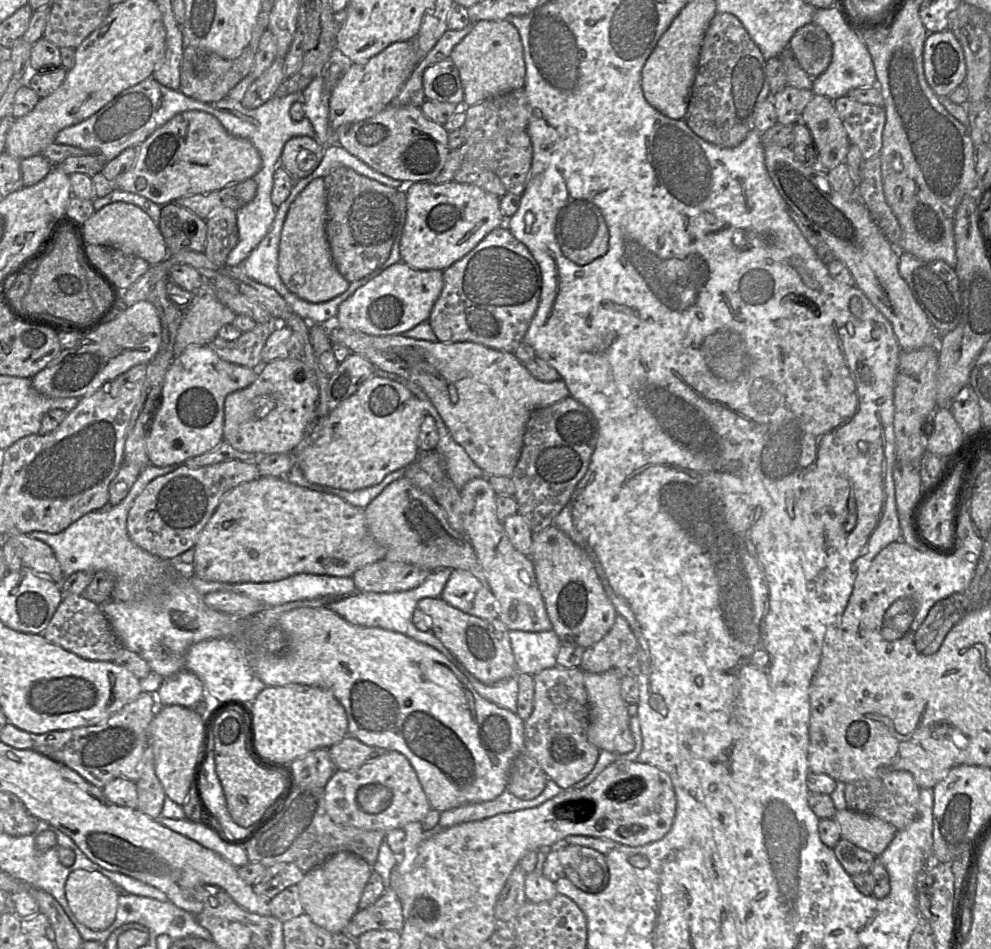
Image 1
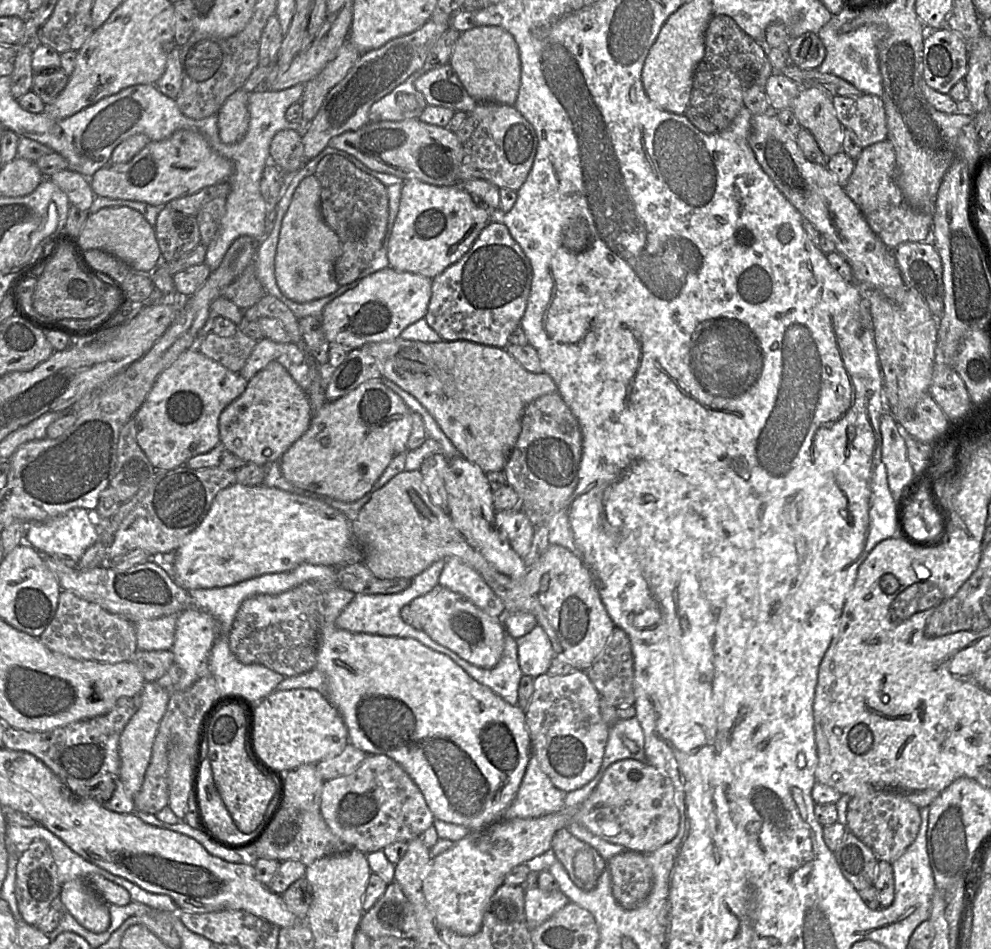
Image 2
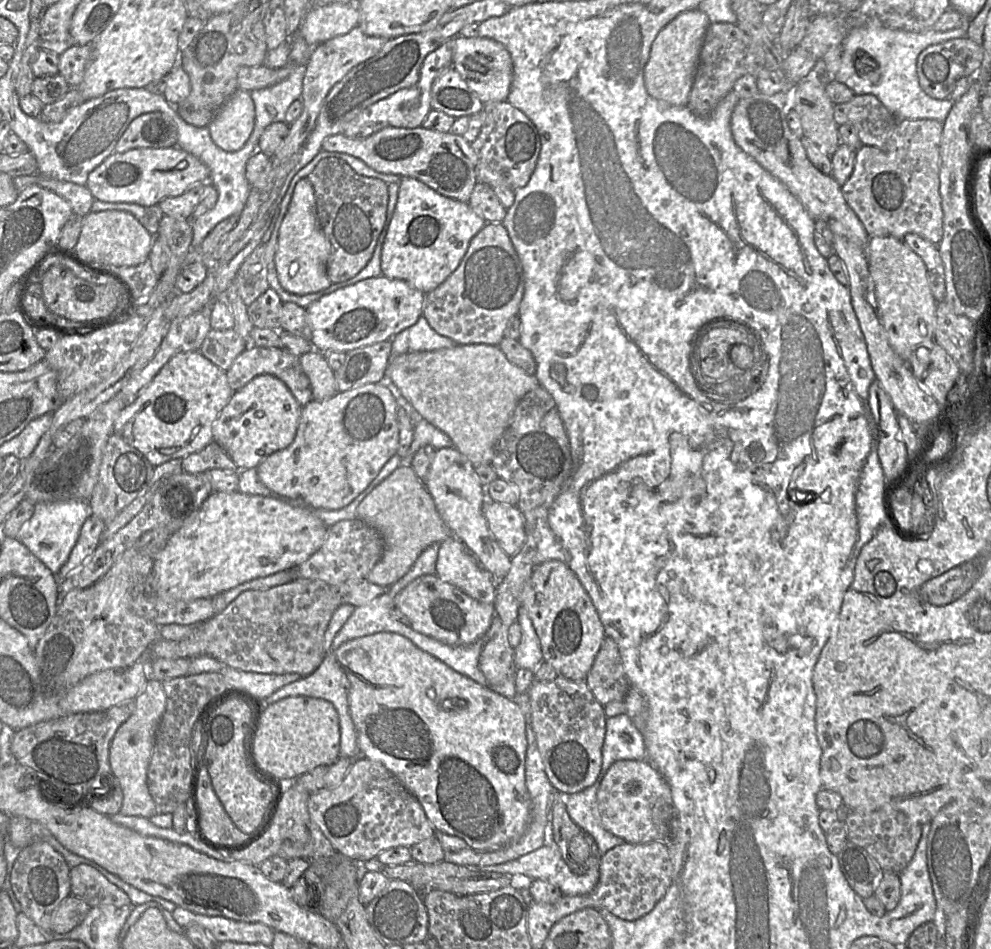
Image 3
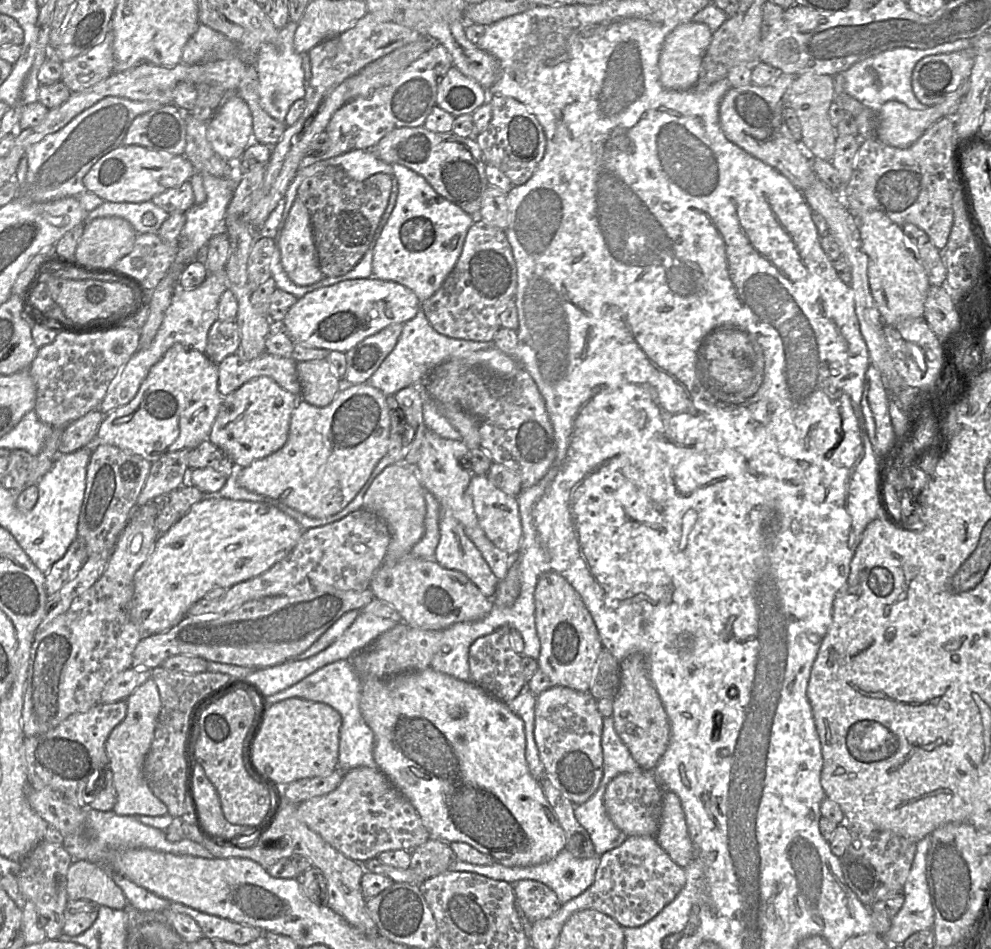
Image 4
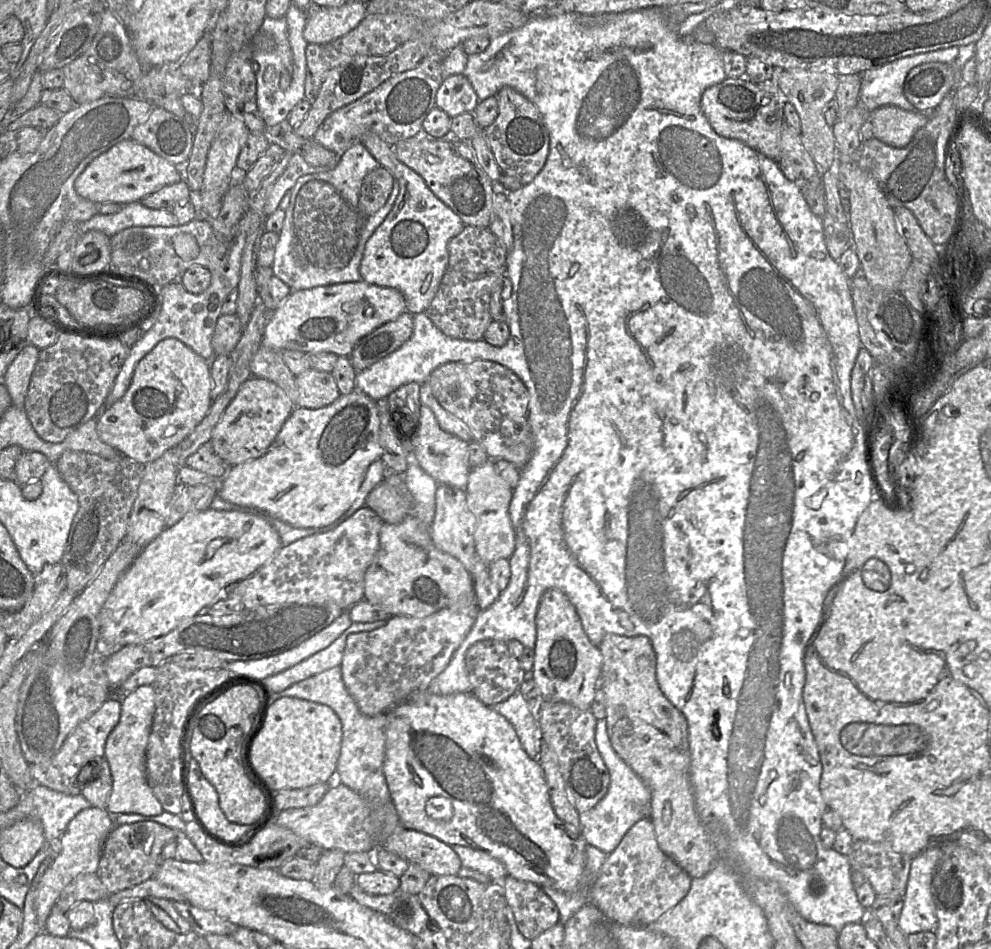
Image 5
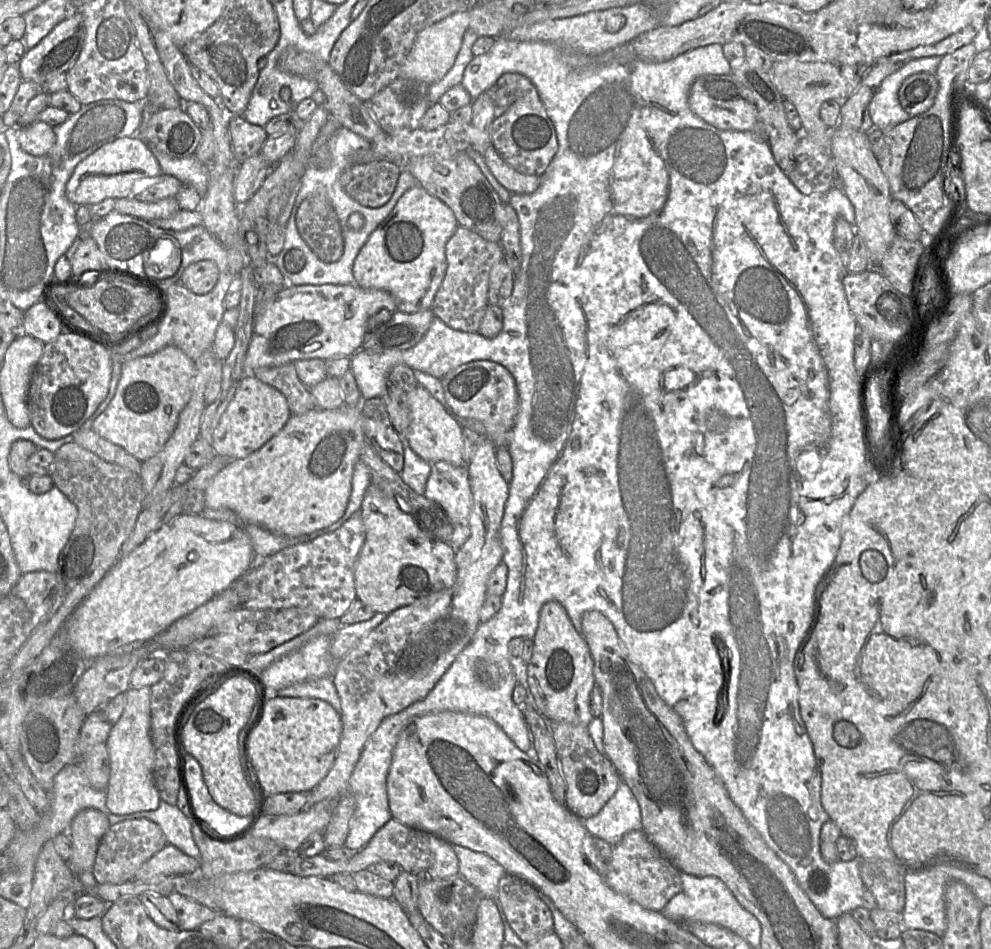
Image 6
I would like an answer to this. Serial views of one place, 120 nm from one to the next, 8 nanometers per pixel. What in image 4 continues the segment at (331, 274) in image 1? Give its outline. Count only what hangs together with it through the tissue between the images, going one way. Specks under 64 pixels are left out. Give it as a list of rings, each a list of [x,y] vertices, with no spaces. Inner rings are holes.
[[[297,196],[275,241],[280,250],[282,267],[293,283],[308,286],[325,277],[316,258],[309,212]]]

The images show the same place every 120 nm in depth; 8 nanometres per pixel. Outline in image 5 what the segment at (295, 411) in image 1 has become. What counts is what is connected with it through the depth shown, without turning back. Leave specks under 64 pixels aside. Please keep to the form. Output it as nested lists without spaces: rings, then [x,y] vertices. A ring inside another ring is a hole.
[[[251,377],[242,384],[215,426],[210,442],[214,452],[228,465],[262,456],[272,445],[296,406],[282,388],[264,378]]]

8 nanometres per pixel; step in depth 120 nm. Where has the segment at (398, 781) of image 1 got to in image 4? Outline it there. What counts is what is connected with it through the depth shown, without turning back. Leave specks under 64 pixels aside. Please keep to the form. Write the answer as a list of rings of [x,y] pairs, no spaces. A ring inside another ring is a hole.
[[[357,767],[345,772],[334,791],[298,804],[296,815],[333,848],[358,863],[389,850],[411,852],[430,838],[414,806],[378,768]]]

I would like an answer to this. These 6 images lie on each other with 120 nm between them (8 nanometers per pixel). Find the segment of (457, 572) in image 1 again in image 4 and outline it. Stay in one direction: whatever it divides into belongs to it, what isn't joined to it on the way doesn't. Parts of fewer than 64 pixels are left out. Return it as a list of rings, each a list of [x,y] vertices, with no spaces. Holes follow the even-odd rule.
[[[441,507],[439,532],[435,561],[443,568],[462,572],[485,597],[493,599],[499,580],[460,522]]]

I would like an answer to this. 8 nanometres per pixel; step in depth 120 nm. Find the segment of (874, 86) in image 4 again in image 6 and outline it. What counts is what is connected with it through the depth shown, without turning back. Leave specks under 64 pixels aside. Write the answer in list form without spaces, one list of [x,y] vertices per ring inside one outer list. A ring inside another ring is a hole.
[[[931,56],[909,60],[882,81],[869,104],[869,112],[875,128],[889,130],[914,117],[901,106],[898,97],[899,89],[904,80],[913,74],[920,72],[935,74],[941,58]]]

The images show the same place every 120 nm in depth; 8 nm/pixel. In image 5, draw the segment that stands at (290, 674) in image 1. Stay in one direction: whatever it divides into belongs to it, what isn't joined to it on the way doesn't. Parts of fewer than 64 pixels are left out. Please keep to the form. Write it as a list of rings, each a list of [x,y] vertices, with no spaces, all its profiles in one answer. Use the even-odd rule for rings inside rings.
[[[428,690],[417,692],[400,704],[388,708],[388,727],[386,730],[386,751],[383,772],[397,811],[401,827],[431,835],[452,846],[462,845],[485,852],[499,860],[507,874],[519,880],[529,881],[540,887],[550,887],[561,891],[576,890],[584,875],[586,842],[580,831],[561,821],[555,814],[548,792],[547,782],[538,759],[528,756],[516,734],[514,727],[492,707],[479,700],[472,692],[459,692],[450,695],[438,695]]]

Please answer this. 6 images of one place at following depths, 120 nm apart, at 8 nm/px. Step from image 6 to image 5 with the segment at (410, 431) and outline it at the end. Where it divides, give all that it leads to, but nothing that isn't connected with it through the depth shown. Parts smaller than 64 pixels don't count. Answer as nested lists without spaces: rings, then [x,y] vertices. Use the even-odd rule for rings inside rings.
[[[421,405],[418,430],[412,439],[412,461],[416,462],[438,484],[446,484],[466,490],[470,471],[467,449],[468,442],[444,431],[432,410],[425,405]]]

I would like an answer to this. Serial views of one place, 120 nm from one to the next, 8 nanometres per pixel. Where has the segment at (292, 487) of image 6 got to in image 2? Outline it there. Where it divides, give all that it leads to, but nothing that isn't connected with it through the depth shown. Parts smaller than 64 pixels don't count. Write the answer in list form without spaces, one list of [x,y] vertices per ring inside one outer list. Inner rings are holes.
[[[372,379],[334,401],[326,401],[313,414],[307,431],[279,459],[280,471],[298,488],[342,502],[354,502],[372,488],[395,456],[407,452],[411,428],[411,410],[402,398],[381,379]]]

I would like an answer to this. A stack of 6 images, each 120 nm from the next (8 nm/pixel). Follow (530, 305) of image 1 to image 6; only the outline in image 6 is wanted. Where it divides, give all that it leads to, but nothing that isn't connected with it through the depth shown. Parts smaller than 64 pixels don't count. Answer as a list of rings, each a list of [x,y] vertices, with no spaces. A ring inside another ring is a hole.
[[[458,226],[445,249],[447,270],[431,310],[449,327],[476,333],[485,315],[488,302],[489,276],[492,268],[504,259],[501,243],[483,239],[475,232]]]

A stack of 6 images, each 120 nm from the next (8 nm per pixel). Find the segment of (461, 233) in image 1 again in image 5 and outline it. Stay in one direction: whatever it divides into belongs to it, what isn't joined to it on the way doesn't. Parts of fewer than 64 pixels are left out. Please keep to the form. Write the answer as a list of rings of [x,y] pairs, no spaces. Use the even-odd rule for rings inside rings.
[[[372,132],[363,135],[362,144],[391,172],[399,182],[400,191],[391,211],[366,242],[359,272],[369,284],[399,290],[404,295],[406,311],[413,315],[425,312],[447,269],[448,244],[465,224],[435,196],[419,174],[397,158],[392,145]]]

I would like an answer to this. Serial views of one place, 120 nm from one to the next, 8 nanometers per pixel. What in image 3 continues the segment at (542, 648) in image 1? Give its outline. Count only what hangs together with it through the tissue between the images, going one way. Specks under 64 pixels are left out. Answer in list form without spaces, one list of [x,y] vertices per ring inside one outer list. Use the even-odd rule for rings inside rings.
[[[520,606],[517,622],[521,626],[522,637],[515,649],[515,663],[518,668],[535,671],[543,662],[540,639],[525,609]]]

